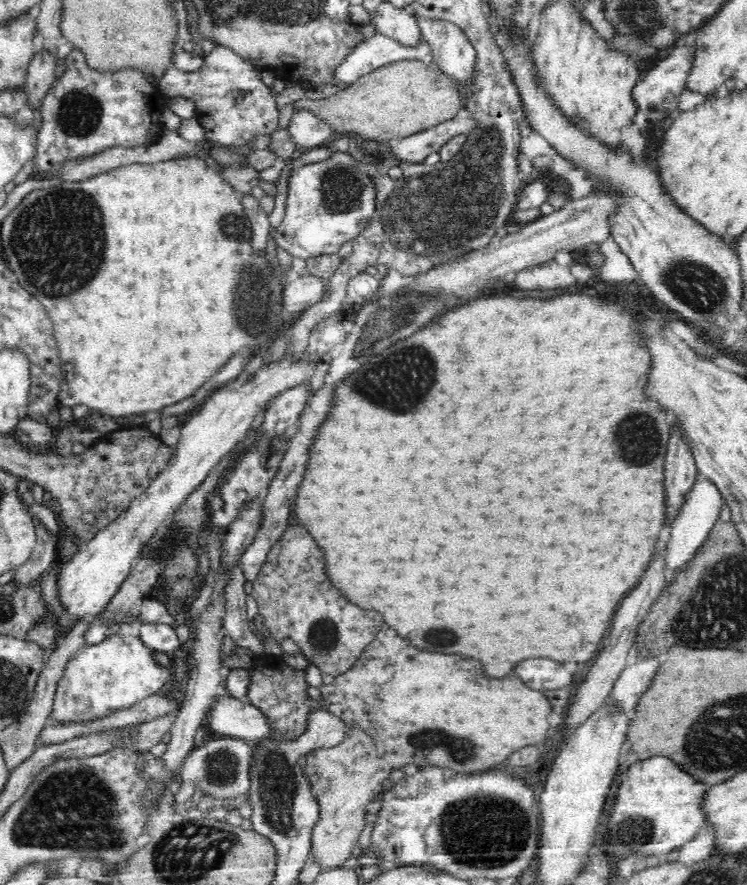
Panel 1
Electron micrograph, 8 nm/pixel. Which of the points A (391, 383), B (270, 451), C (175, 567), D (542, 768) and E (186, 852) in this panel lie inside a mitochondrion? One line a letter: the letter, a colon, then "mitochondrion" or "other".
A: mitochondrion
B: other
C: mitochondrion
D: other
E: mitochondrion

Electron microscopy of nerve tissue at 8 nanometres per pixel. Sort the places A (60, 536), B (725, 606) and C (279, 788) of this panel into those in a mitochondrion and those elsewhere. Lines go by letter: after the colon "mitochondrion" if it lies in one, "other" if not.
A: other
B: mitochondrion
C: mitochondrion

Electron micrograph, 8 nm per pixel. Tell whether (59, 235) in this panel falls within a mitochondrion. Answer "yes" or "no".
yes

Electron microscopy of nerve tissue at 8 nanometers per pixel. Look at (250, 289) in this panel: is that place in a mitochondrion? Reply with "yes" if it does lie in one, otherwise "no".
yes

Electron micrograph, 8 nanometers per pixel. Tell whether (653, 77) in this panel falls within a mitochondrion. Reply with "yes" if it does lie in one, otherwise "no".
no

